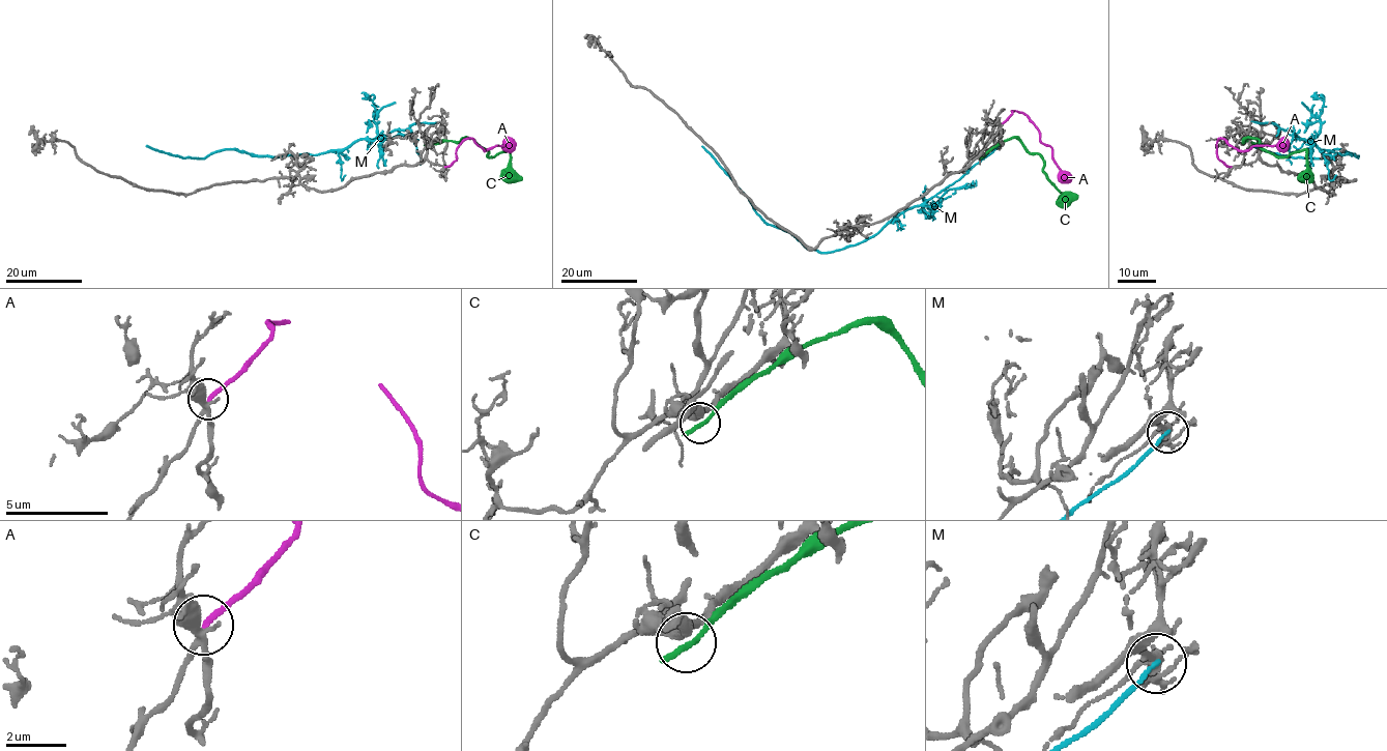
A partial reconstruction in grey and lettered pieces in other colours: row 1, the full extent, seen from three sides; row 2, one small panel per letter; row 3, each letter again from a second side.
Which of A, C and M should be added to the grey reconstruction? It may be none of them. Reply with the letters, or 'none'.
A

